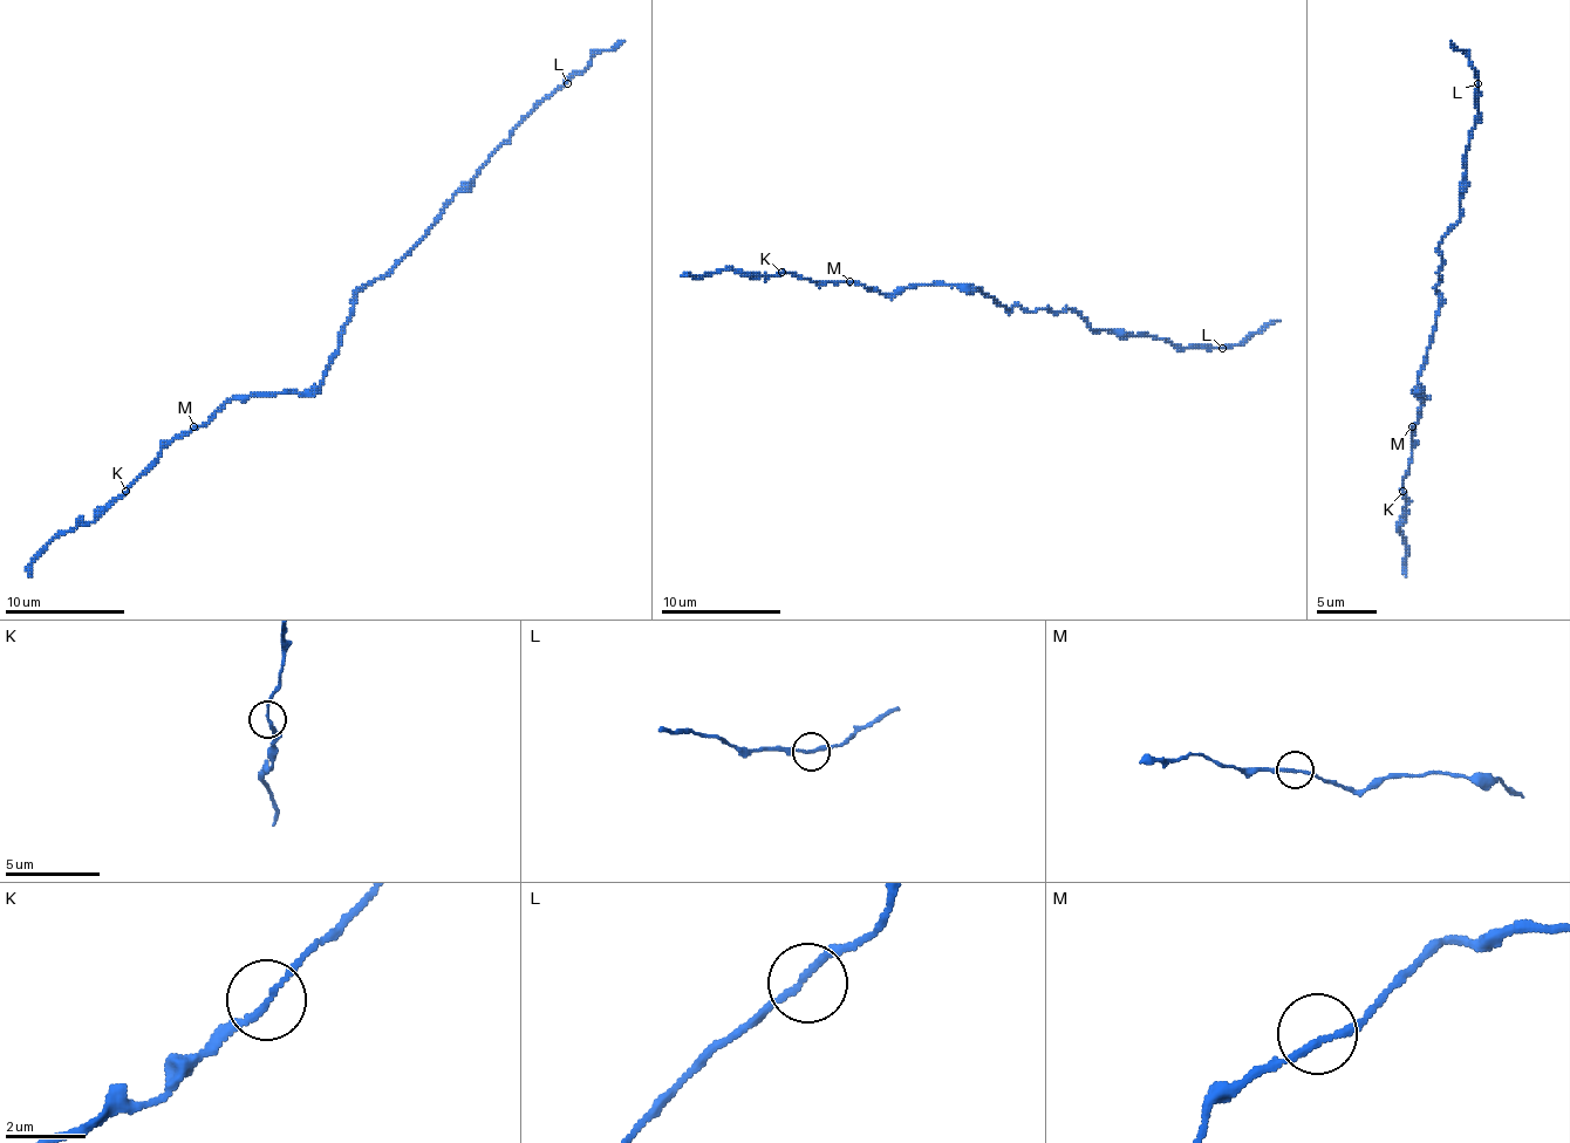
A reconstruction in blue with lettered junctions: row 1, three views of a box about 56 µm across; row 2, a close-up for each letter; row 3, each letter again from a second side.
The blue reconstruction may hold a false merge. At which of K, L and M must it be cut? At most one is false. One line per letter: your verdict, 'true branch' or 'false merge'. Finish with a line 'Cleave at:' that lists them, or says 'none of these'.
K: false merge
L: true branch
M: true branch
Cleave at: K

